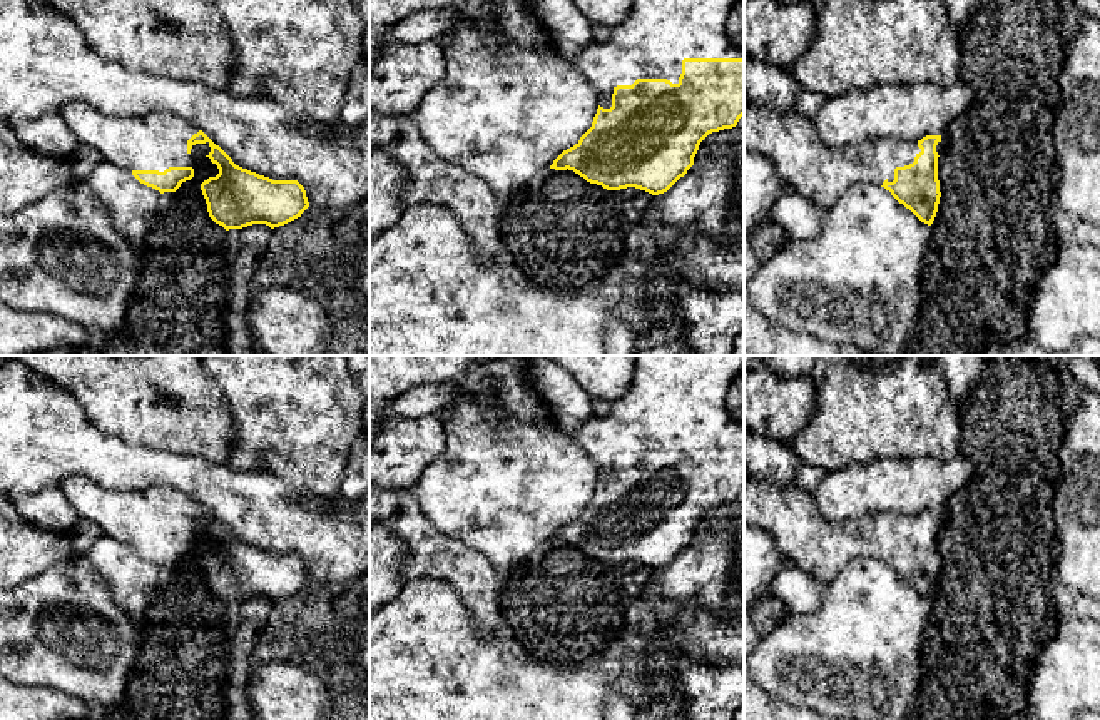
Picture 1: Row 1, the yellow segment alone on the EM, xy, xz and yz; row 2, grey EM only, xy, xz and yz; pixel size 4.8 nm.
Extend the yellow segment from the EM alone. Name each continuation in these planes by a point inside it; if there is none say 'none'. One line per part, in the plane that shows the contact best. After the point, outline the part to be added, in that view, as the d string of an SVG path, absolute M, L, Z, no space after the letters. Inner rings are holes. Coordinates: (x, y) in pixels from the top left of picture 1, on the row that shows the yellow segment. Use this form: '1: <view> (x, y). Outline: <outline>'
1: xz (656, 37). Outline: M634 0L629 17L612 27L610 37L585 45L575 57L575 68L593 85L598 105L612 107L617 85L637 79L667 79L679 84L684 58L744 58L729 40L727 18L737 0Z

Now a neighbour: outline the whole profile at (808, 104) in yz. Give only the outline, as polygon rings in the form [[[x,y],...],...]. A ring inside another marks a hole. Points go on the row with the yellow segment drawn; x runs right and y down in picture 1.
[[[747,55],[744,58],[744,99],[777,112],[797,112],[814,120],[826,97],[802,89],[789,70]]]

